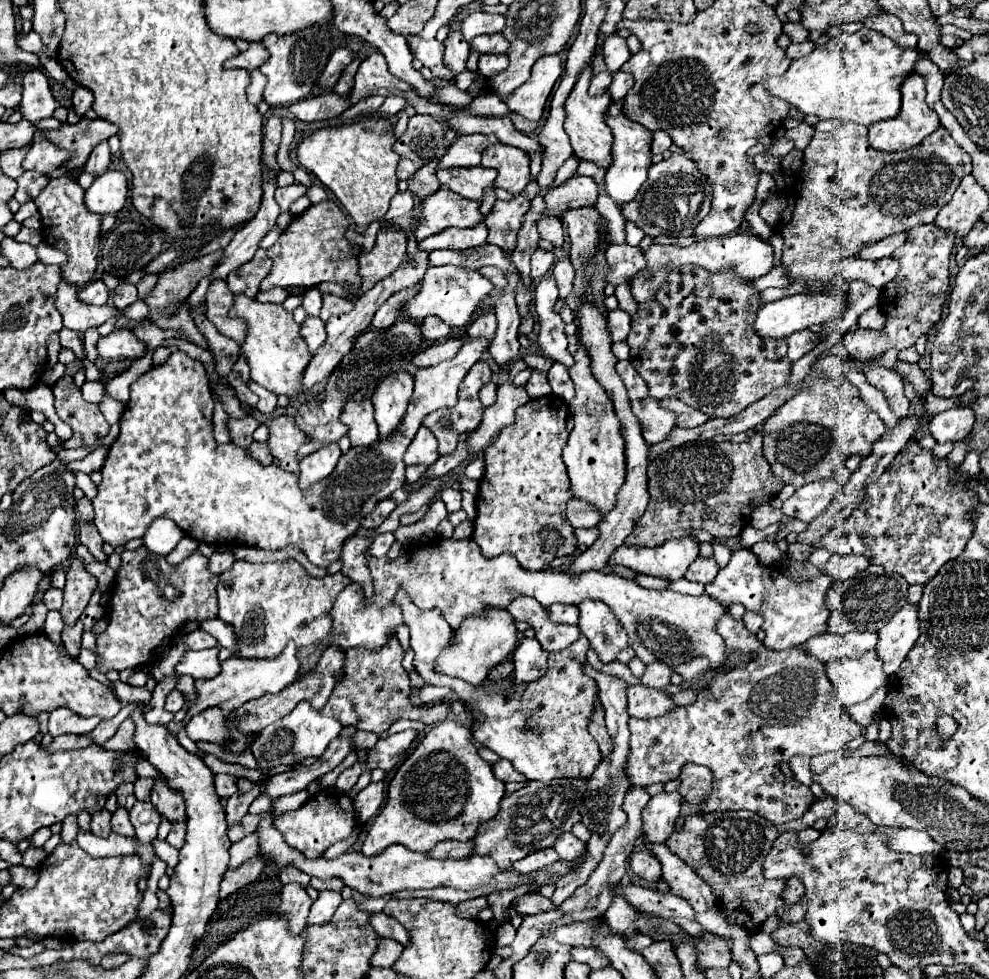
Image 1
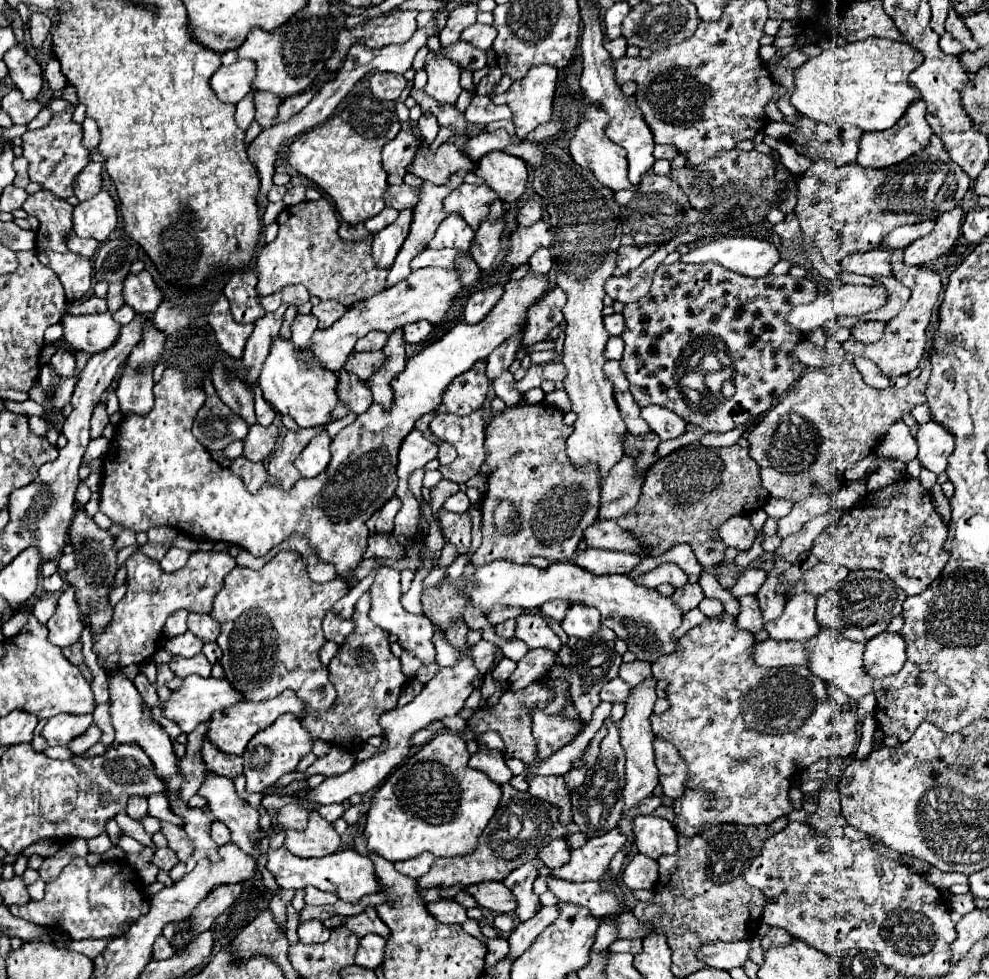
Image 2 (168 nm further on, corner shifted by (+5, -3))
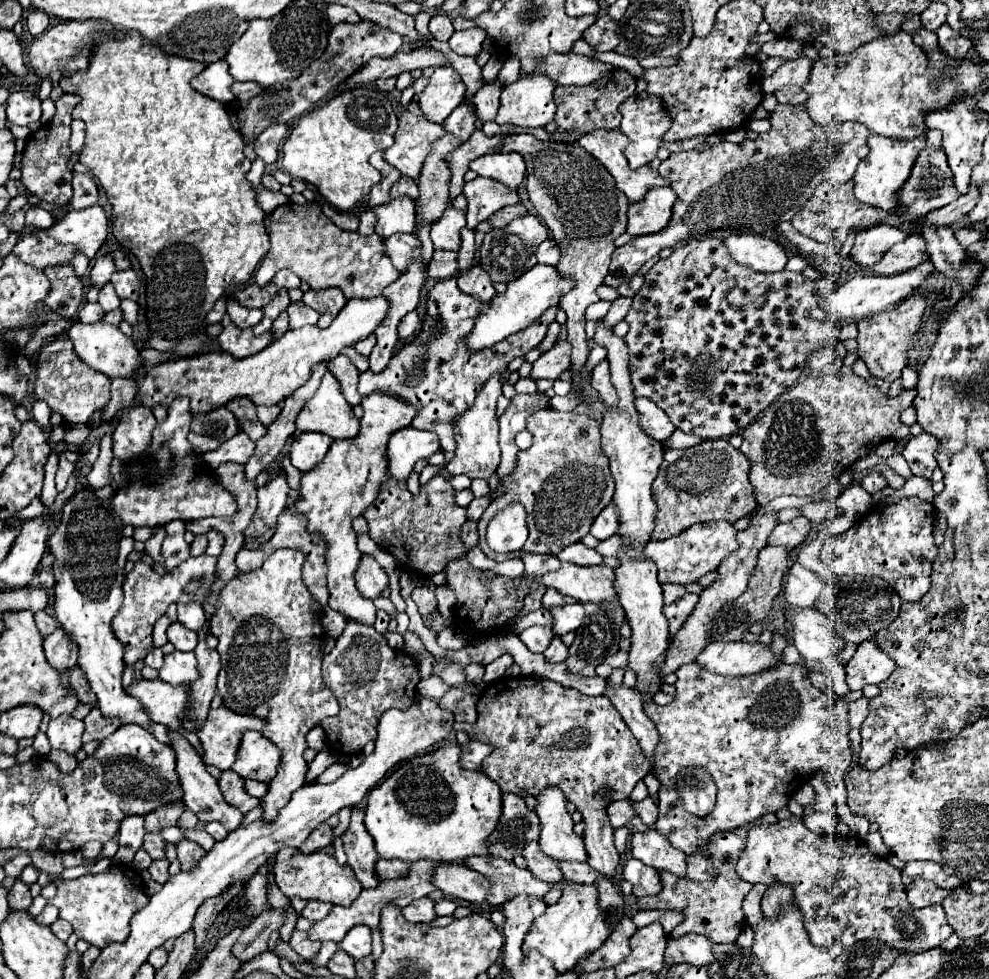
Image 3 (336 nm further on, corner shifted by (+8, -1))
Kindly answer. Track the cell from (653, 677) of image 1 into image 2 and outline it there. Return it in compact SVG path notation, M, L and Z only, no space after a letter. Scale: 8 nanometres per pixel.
M647 661L623 663L619 667L619 677L625 683L629 683L631 687L635 687L635 683L641 683L643 679L647 679L647 675L651 675L651 663L647 663Z

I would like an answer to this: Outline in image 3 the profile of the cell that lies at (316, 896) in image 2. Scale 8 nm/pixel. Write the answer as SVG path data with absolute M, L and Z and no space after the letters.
M306 901L306 907L302 909L302 915L306 919L312 921L320 921L328 915L328 911L332 909L332 903L324 903L324 901Z

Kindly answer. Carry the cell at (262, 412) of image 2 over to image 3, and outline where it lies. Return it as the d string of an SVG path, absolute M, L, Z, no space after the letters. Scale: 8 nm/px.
M256 405L256 415L258 415L258 419L260 419L266 427L278 417L278 413L280 413L280 407L278 407L278 405L270 405L270 407L266 407L266 405Z

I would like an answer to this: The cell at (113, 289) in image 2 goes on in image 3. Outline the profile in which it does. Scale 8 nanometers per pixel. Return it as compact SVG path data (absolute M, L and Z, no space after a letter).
M108 283L108 285L104 285L104 287L100 289L98 303L100 303L100 307L102 307L104 311L112 311L112 309L116 309L116 307L120 305L120 299L118 299L116 291L112 289L112 283Z

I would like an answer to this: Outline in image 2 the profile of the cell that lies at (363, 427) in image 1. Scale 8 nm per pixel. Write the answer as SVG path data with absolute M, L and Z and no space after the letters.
M341 371L339 373L339 385L337 385L337 395L343 403L347 403L351 407L353 413L361 415L363 411L369 409L369 405L373 403L371 391L369 387L353 373L349 371Z

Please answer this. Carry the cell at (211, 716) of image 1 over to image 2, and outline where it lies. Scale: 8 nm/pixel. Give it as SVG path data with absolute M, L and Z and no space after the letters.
M203 743L203 761L207 763L207 769L227 777L227 779L235 779L243 773L243 759L237 755L223 755L221 751L215 751L215 747L211 747L211 743Z

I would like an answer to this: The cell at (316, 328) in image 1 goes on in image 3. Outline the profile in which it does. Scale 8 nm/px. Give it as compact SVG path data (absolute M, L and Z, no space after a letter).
M302 301L290 303L286 311L290 315L290 329L300 329L304 325L316 325L316 321L318 321L318 313L314 309L306 307Z

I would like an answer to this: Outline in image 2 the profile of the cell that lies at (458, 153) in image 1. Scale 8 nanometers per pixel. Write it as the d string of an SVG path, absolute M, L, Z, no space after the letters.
M497 129L493 133L483 131L479 137L469 139L465 151L471 161L479 161L491 151L505 151L531 165L531 187L535 195L543 199L549 215L549 229L553 235L549 249L555 255L557 267L555 283L567 293L567 303L563 307L567 337L561 361L569 373L565 391L571 399L571 409L579 415L573 425L575 431L567 439L567 455L577 467L595 463L601 469L601 475L607 477L607 471L623 457L621 435L625 431L625 423L613 399L613 385L603 375L603 365L607 361L603 349L609 339L601 317L605 297L603 285L613 275L617 249L623 237L619 205L613 191L603 187L589 169L579 167L571 159L569 149L555 141L547 141L547 147L527 139L513 141L505 129Z

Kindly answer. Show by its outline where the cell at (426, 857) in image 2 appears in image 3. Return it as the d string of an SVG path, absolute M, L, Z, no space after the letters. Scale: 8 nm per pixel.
M378 859L376 871L382 879L394 879L394 877L406 877L410 869L408 861L398 861L398 859Z

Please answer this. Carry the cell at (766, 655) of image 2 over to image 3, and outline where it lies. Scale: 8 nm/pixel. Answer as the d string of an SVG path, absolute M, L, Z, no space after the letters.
M760 641L756 643L710 643L708 649L700 653L696 659L702 663L708 671L714 671L718 675L750 675L760 673L768 667L776 667L782 661L782 655L772 653L772 645L764 645Z

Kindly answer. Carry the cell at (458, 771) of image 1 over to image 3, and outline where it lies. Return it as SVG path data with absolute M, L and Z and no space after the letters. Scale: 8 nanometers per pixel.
M442 745L430 753L424 753L416 759L410 759L408 763L402 763L384 783L376 785L370 793L368 793L368 805L366 805L366 817L364 817L364 825L368 829L368 833L372 835L374 843L376 843L376 851L380 855L380 859L402 859L402 861L418 861L418 859L434 859L434 861L442 861L442 863L460 863L462 859L466 857L472 857L472 855L488 855L488 849L484 845L486 837L494 831L496 823L498 823L498 817L500 817L500 807L502 807L502 801L500 801L500 795L502 791L498 791L500 787L482 771L466 771L460 767L460 745Z

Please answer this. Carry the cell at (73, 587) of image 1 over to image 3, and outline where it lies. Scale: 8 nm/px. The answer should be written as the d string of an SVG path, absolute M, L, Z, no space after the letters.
M58 627L54 633L50 633L48 637L44 637L44 653L46 653L48 663L62 673L64 685L68 685L66 669L74 667L74 665L76 665L76 657L78 657L76 641L72 641L72 639L64 633L64 629Z

